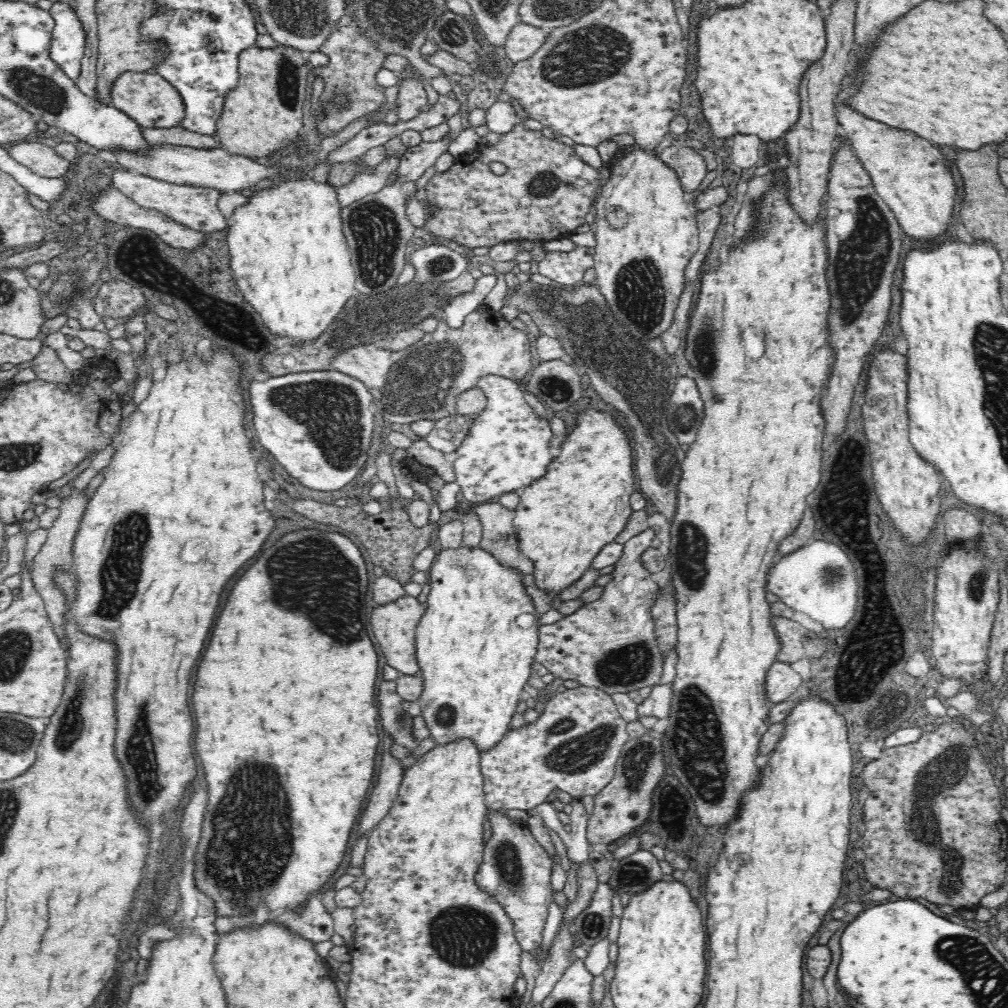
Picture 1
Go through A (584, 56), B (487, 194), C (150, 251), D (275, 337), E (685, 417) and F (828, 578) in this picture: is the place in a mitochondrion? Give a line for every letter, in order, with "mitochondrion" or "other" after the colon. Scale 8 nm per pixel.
A: mitochondrion
B: other
C: other
D: other
E: mitochondrion
F: mitochondrion

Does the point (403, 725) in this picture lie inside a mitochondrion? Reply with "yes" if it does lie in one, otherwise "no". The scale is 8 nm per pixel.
yes

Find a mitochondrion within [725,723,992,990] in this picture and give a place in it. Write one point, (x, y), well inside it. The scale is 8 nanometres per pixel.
(945, 770)

